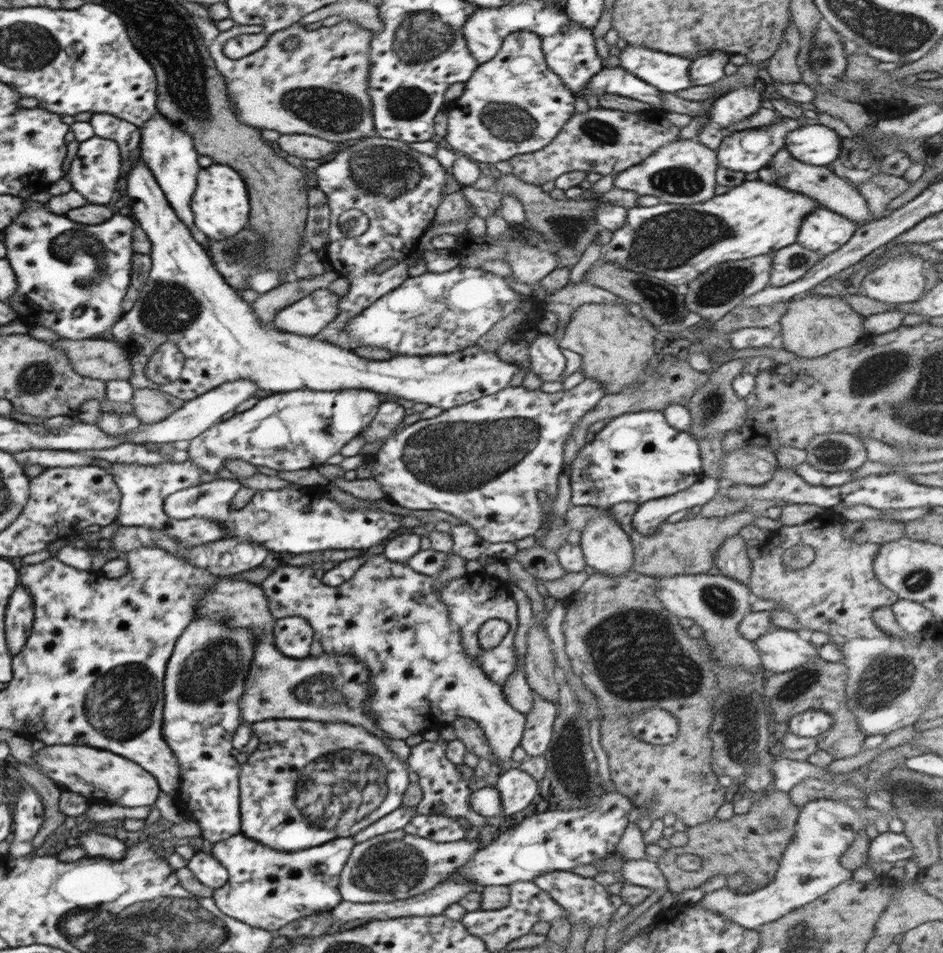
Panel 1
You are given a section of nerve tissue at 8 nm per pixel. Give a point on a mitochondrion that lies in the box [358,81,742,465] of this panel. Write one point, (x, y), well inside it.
(510, 123)

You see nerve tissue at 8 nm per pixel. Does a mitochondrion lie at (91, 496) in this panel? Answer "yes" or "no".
no

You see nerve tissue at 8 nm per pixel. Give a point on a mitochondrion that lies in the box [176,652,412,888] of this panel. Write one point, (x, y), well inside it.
(350, 788)

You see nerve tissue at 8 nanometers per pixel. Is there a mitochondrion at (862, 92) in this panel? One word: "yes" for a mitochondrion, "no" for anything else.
no

